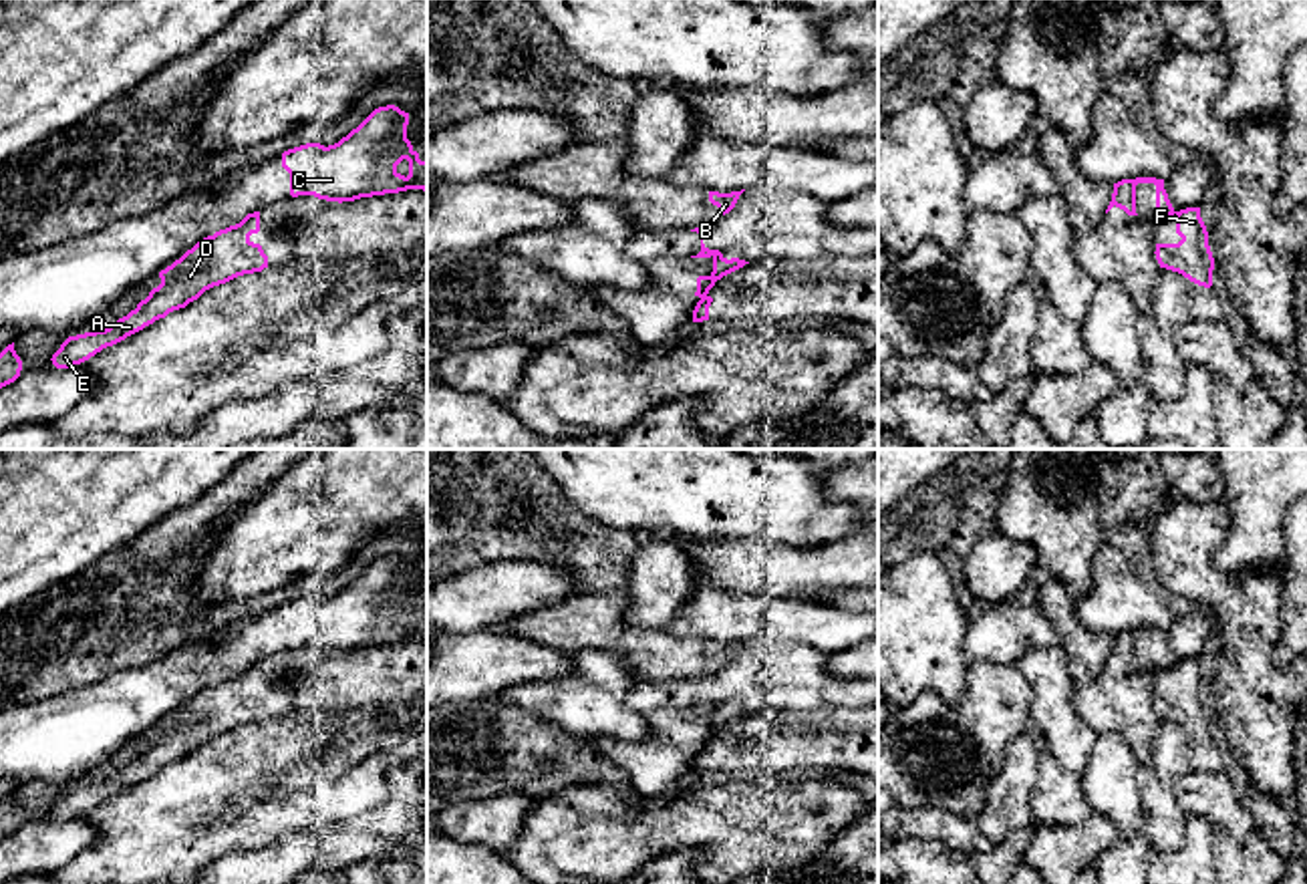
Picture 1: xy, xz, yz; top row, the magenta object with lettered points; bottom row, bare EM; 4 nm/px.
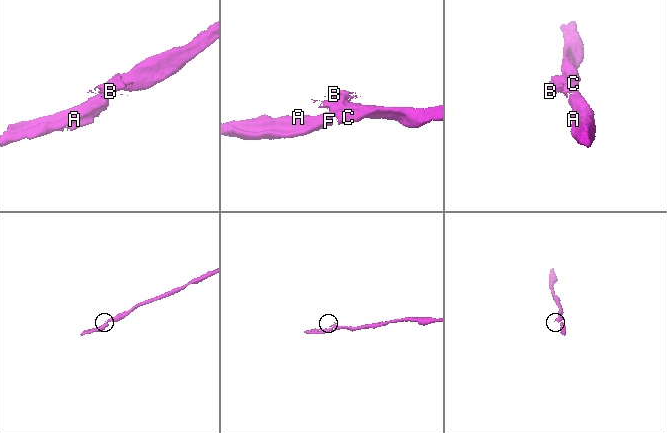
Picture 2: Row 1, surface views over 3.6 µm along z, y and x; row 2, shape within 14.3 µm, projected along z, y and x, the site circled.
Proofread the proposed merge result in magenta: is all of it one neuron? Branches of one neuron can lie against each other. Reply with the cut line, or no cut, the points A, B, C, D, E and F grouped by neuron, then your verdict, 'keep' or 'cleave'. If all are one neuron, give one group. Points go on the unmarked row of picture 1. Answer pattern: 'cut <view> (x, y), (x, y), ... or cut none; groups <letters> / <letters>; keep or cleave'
cut xz (705, 746), (701, 750); groups A D E F / B C; cleave

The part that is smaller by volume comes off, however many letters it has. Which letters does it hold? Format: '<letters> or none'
A, D, E, F

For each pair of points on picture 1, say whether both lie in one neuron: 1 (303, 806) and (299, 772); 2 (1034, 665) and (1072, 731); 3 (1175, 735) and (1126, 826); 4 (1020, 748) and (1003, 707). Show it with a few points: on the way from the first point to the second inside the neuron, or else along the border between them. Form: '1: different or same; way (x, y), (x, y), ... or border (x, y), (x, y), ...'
1: different; border (301, 790), (266, 792), (254, 802)
2: same; way (1050, 681), (1052, 711), (1056, 715)
3: different; border (1140, 804), (1144, 818)
4: different; border (1028, 731), (1007, 748), (1003, 766), (989, 780)

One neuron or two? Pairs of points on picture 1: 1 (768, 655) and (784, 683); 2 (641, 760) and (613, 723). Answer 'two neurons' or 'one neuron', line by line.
1: one neuron
2: two neurons

